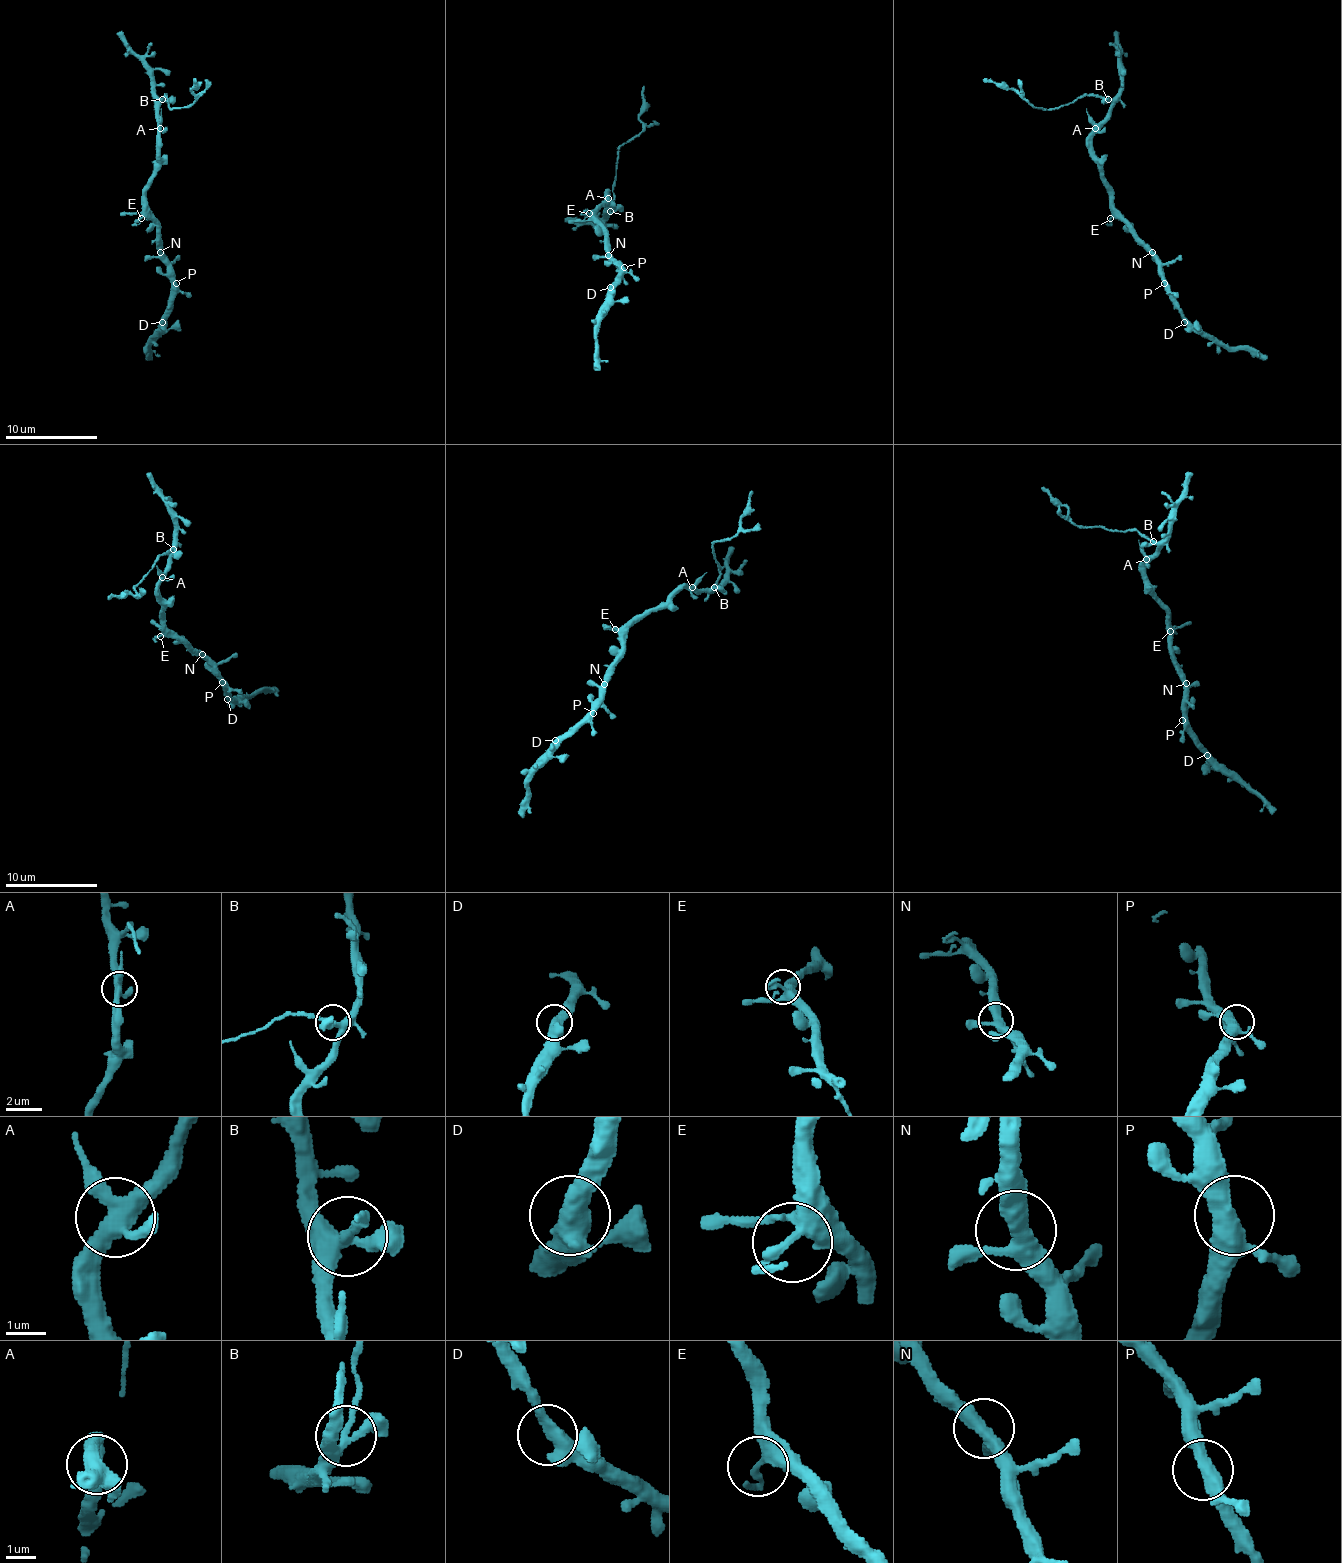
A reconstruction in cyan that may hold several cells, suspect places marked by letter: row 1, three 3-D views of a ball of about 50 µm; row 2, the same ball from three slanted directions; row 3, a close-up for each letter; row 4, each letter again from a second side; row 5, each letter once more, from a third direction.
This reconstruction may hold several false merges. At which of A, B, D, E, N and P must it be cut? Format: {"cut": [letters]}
{"cut": ["B"]}

